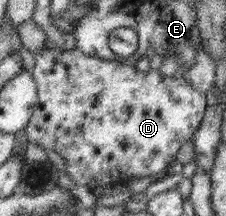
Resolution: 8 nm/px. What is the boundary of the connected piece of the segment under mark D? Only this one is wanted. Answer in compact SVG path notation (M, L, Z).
M78 47L72 50L41 49L35 55L34 70L32 70L33 80L36 82L38 100L33 108L33 115L25 128L29 142L34 142L40 148L52 149L58 152L66 161L68 176L76 186L88 186L91 191L95 188L110 187L117 183L127 182L136 177L157 177L166 170L166 166L175 160L176 153L183 144L190 143L200 126L203 114L206 110L205 93L196 91L184 76L167 77L160 70L150 69L148 72L138 71L135 65L125 65L113 60L101 59L95 56L84 54Z

